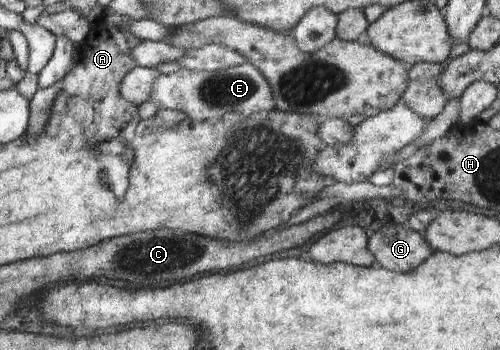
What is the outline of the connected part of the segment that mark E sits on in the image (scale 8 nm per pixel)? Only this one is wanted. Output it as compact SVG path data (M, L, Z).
M236 64L232 68L212 71L180 69L174 73L161 74L154 80L149 100L160 104L160 109L170 108L184 112L192 120L217 121L227 112L236 111L245 115L270 112L276 108L270 84L251 64Z

